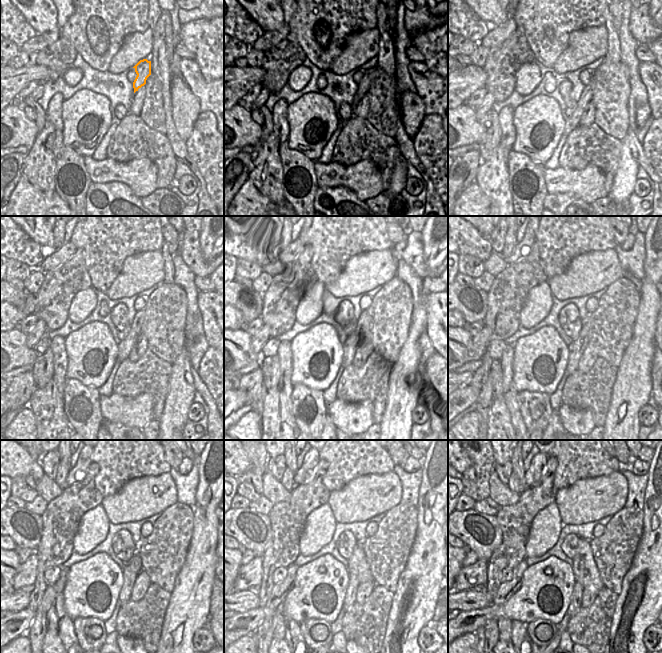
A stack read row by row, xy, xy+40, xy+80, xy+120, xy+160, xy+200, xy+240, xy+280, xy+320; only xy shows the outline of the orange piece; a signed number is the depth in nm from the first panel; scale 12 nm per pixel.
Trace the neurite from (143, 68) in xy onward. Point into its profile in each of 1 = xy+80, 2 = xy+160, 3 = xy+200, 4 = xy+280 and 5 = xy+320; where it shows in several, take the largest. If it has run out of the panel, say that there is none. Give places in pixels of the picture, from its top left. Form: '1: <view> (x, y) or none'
1: xy+80 (572, 122)
2: xy+160 (350, 347)
3: xy+200 (576, 348)
4: xy+280 (351, 593)
5: xy+320 (575, 604)

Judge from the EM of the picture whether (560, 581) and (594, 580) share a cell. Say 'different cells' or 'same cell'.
different cells

